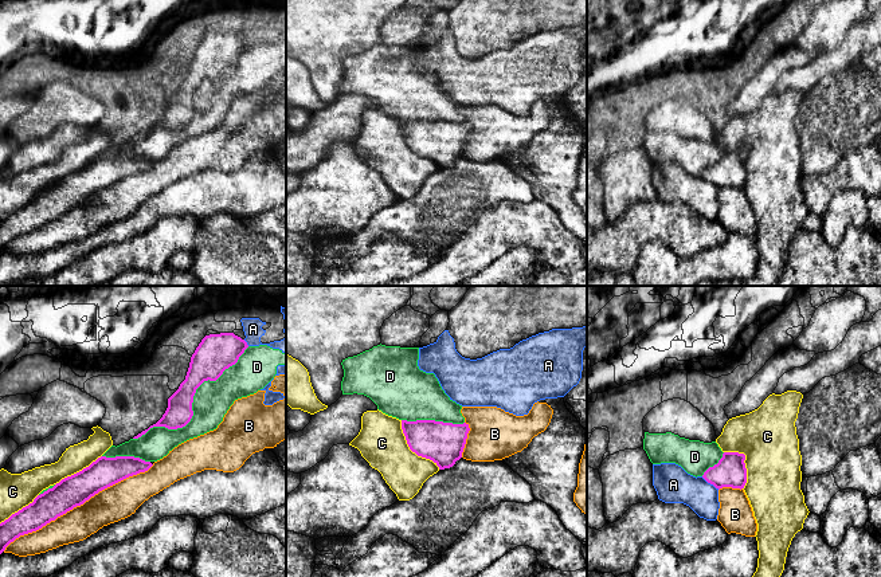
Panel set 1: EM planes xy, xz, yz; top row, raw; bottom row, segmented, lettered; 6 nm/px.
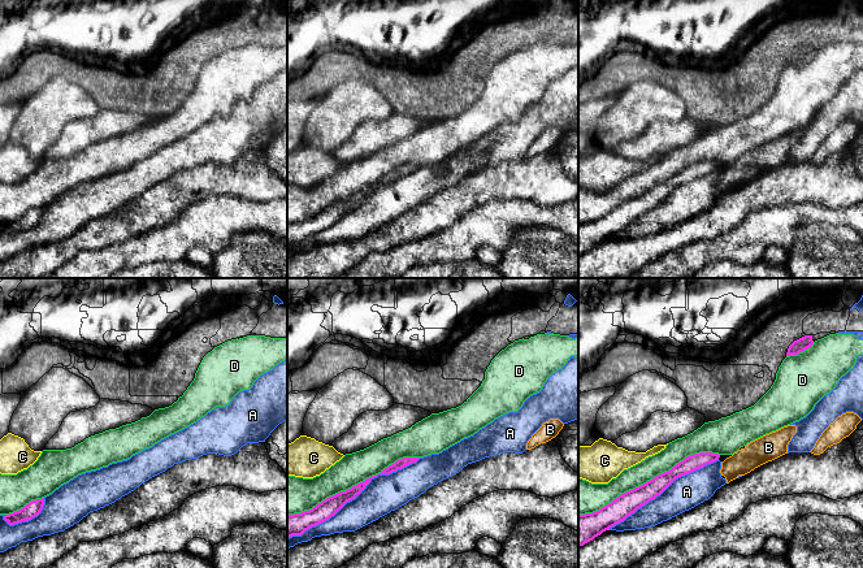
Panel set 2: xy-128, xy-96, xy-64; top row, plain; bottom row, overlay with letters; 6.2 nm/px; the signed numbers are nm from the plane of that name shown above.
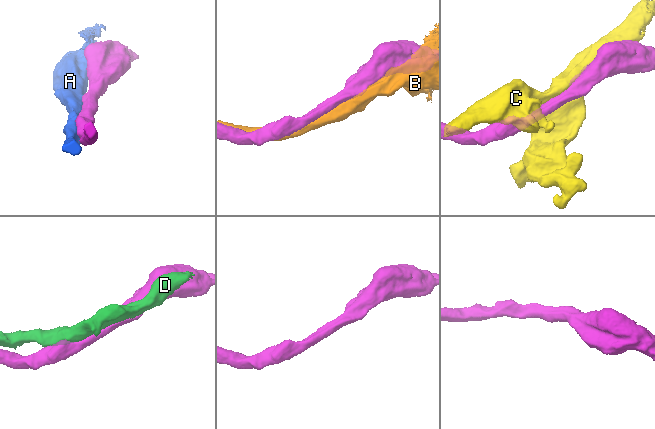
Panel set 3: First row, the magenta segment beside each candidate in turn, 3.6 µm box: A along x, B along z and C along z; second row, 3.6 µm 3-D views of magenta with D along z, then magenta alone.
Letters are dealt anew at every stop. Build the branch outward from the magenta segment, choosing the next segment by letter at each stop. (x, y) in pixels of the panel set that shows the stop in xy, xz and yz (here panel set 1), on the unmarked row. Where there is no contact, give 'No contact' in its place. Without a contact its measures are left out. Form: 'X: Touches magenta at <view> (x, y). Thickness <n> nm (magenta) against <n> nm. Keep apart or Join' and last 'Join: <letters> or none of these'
A: Touches magenta at yz (711, 183). Thickness 180 nm (magenta) against 220 nm. Keep apart
B: Touches magenta at xy (78, 204). Thickness 190 nm (magenta) against 220 nm. Keep apart
C: Touches magenta at xz (411, 149). Thickness 240 nm (magenta) against 280 nm. Keep apart
D: Touches magenta at xy (191, 105). Thickness 170 nm (magenta) against 220 nm. Keep apart
Join: none of these

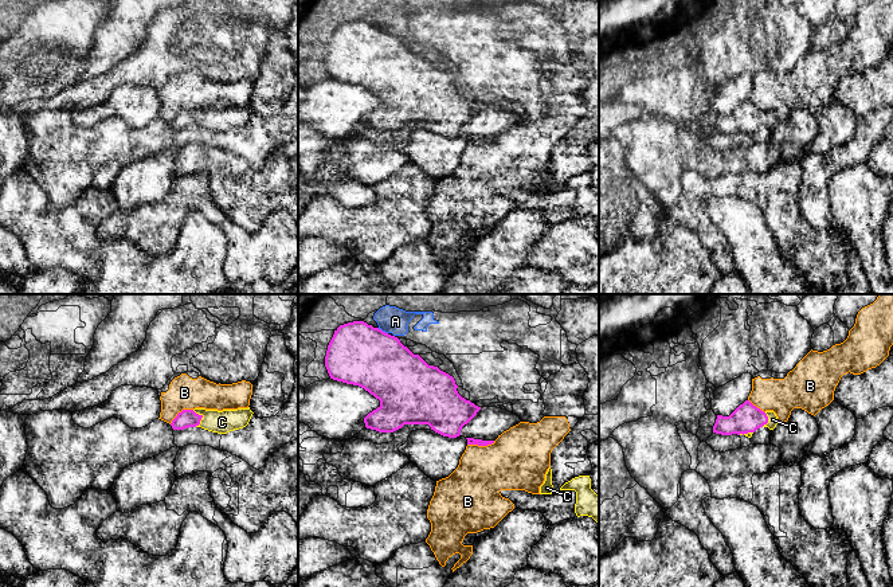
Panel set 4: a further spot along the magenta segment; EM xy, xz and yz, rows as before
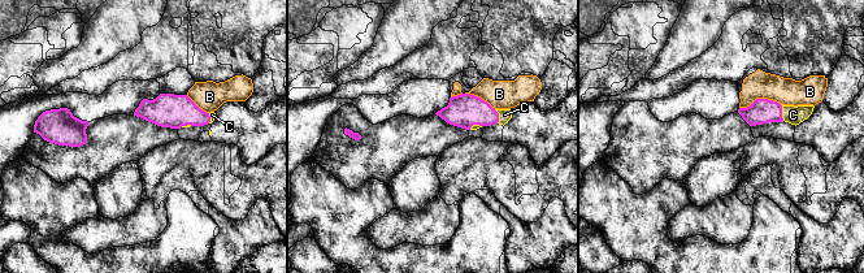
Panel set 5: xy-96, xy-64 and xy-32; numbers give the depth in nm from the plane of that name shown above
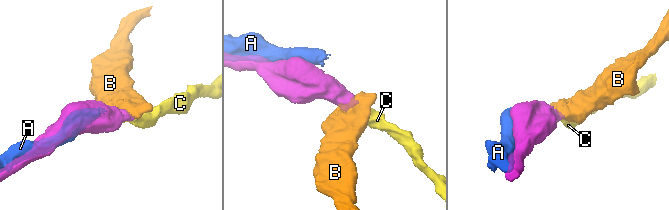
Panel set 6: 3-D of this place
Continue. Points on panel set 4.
A: Touches magenta at xz (382, 30). Thickness 360 nm (magenta) against 160 nm. Keep apart
B: Touches magenta at xz (481, 144). Thickness 50 nm (magenta) against 360 nm. Keep apart
C: Touches magenta at xy (202, 116). Thickness 110 nm (magenta) against 140 nm. Join
Join: C

